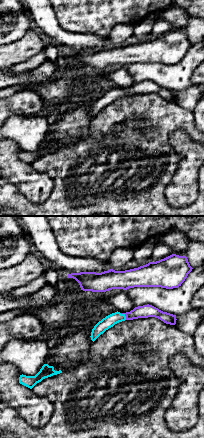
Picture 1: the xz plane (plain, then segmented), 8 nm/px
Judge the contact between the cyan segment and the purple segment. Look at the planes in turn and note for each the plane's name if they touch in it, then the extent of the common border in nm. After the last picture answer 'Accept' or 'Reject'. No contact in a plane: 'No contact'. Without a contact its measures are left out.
Touches cyan in xz. Shared border 80 nm

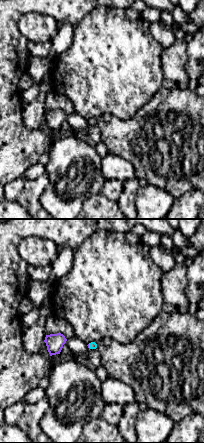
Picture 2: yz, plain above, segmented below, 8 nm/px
Touches cyan in yz. Shared border 40 nm

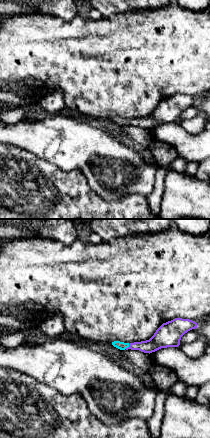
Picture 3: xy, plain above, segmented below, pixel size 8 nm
Touches cyan in xy. Shared border 50 nm

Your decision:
Accept

